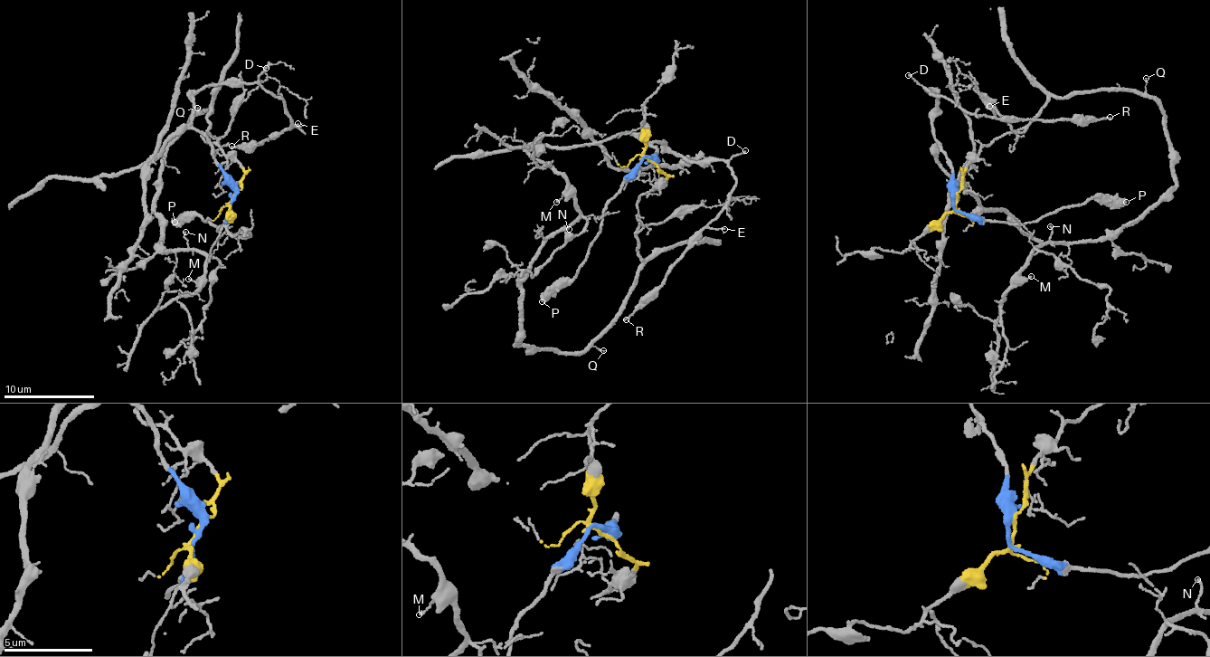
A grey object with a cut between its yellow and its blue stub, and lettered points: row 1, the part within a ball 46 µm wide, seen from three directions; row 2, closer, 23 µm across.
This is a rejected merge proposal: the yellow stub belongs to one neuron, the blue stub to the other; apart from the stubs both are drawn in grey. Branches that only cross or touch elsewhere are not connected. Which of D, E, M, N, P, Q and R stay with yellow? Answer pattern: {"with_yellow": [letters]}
{"with_yellow": ["M", "N", "Q"]}

